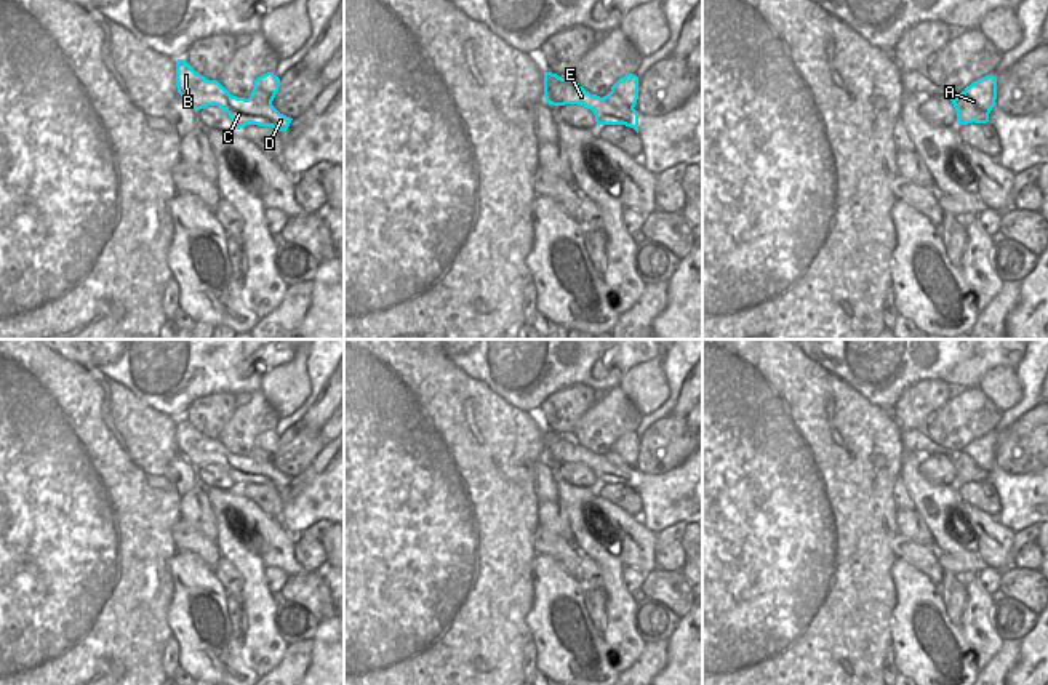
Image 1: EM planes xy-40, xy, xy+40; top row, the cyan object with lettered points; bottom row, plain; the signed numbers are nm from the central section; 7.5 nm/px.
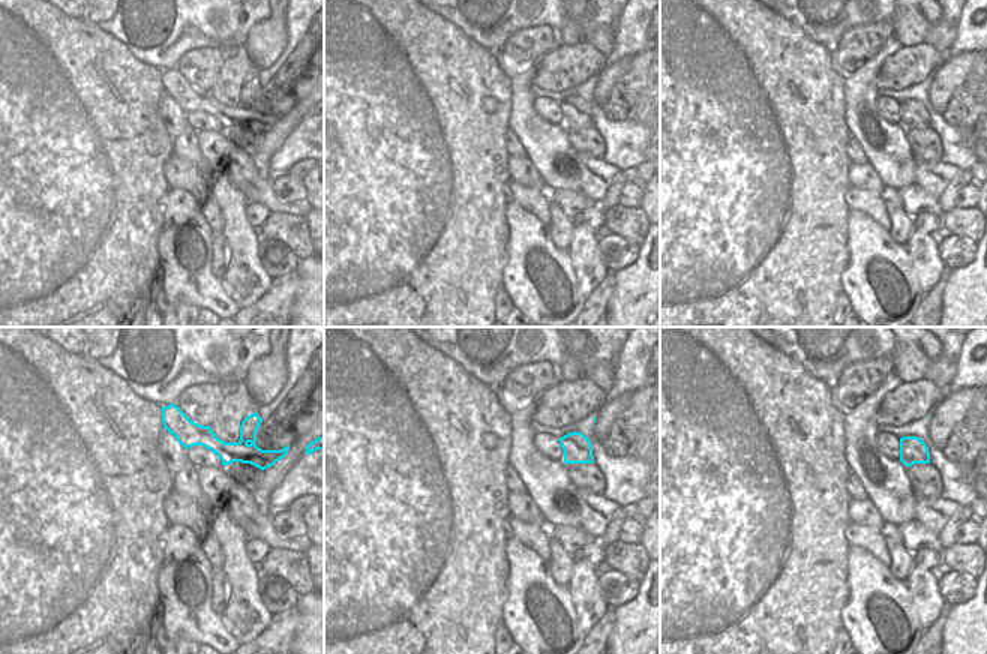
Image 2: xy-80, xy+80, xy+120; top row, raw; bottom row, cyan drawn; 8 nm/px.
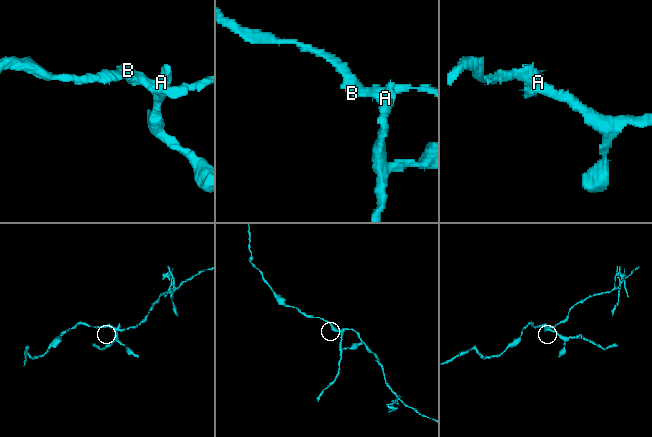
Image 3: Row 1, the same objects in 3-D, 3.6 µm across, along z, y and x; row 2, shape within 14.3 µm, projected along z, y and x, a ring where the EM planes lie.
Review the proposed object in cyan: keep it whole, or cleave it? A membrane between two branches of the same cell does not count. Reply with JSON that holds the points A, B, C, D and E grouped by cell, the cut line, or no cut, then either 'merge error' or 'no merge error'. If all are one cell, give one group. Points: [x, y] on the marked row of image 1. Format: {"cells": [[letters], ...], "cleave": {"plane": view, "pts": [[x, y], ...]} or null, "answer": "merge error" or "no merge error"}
{"cells": [["A"], ["B", "C", "D", "E"]], "cleave": {"plane": "xy", "pts": [[604, 96], [615, 106], [632, 108]]}, "answer": "merge error"}

